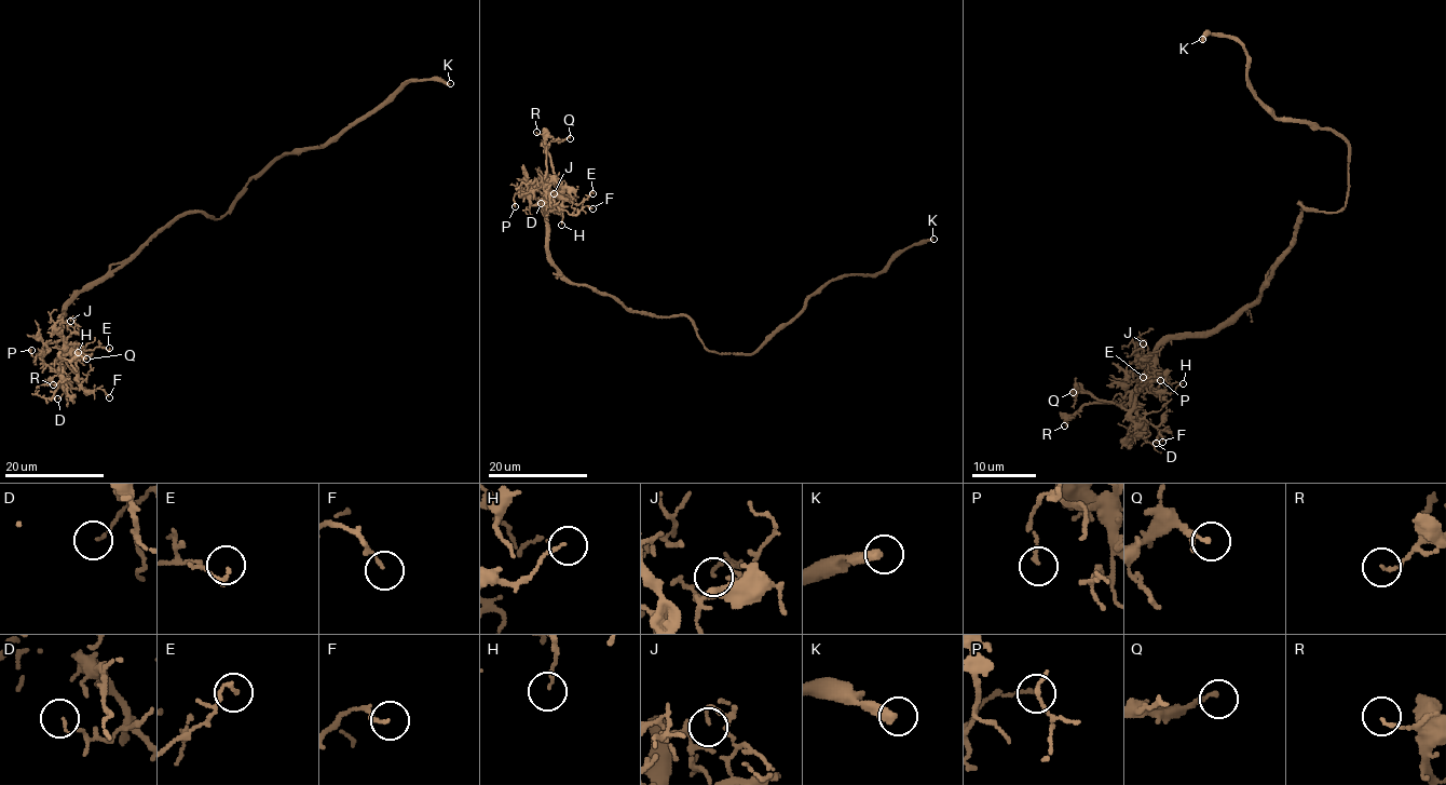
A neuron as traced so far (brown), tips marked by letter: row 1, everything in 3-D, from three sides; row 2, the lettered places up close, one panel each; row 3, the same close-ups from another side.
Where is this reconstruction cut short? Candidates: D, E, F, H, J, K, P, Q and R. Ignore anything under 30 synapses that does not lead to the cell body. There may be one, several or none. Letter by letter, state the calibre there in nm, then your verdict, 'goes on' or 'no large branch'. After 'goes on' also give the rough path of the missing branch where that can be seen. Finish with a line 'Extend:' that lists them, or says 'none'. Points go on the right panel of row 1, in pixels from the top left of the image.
D: calibre 90 nm; no large branch
E: calibre 130 nm; no large branch
F: calibre 130 nm; no large branch
H: calibre 100 nm; no large branch
J: calibre 100 nm; no large branch
K: calibre 400 nm; goes on
P: calibre 130 nm; no large branch
Q: calibre 160 nm; no large branch
R: calibre 100 nm; no large branch
Extend: K

